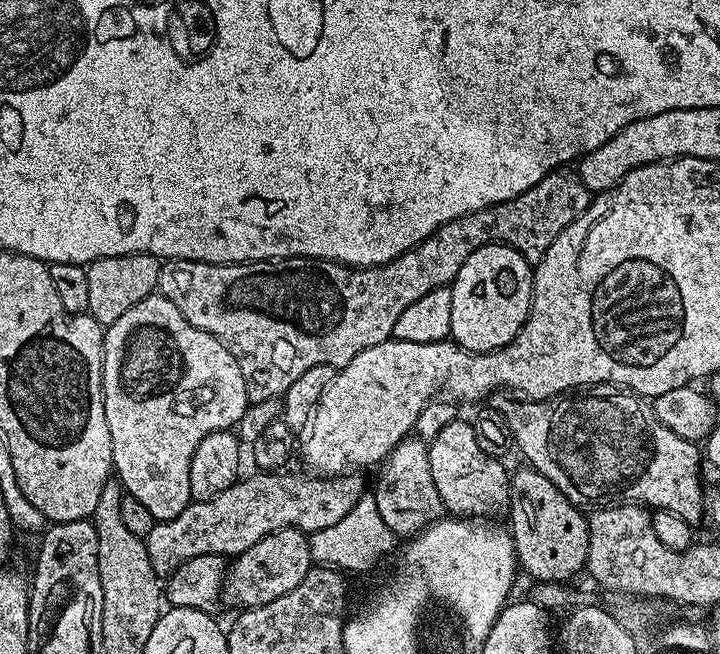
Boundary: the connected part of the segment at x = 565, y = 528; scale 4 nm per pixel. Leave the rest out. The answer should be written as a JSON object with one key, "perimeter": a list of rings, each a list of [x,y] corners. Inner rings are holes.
{"perimeter":[[[523,466],[510,476],[510,513],[512,524],[510,531],[516,547],[516,558],[519,567],[533,581],[561,584],[571,581],[571,576],[585,571],[588,563],[588,516],[576,509],[577,505],[558,490],[541,472],[531,466]]]}

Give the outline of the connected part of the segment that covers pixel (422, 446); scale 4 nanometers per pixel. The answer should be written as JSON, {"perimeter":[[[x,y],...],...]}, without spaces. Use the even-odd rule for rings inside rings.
{"perimeter":[[[415,438],[399,440],[391,454],[383,460],[380,470],[374,489],[378,511],[382,513],[386,526],[390,526],[398,538],[411,538],[445,515],[438,486],[434,486],[434,478],[430,475],[428,444],[425,441]]]}

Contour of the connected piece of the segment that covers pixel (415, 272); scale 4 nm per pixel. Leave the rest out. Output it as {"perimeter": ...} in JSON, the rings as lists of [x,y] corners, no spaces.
{"perimeter":[[[557,170],[546,174],[546,178],[542,178],[542,182],[538,182],[538,186],[530,186],[530,190],[526,190],[526,194],[518,194],[518,198],[510,198],[501,204],[495,204],[489,208],[466,214],[462,218],[454,218],[450,222],[446,222],[421,244],[382,266],[348,268],[345,264],[337,264],[334,260],[314,260],[311,256],[289,256],[287,260],[251,260],[249,264],[207,264],[197,260],[166,260],[161,263],[156,286],[159,295],[174,302],[174,306],[178,306],[178,310],[182,310],[185,314],[191,314],[188,316],[190,326],[198,326],[198,330],[206,330],[206,334],[214,334],[214,338],[218,338],[218,342],[222,342],[222,346],[226,346],[226,350],[230,350],[230,354],[234,354],[234,358],[238,362],[238,370],[244,372],[244,381],[250,393],[251,403],[257,404],[266,398],[274,398],[275,396],[283,397],[284,391],[290,386],[294,386],[294,381],[300,375],[306,374],[306,370],[310,370],[310,366],[334,366],[339,370],[346,367],[350,358],[362,354],[362,350],[370,350],[370,346],[391,340],[394,322],[398,322],[398,314],[402,314],[402,310],[406,310],[406,306],[410,306],[410,302],[418,302],[418,298],[422,298],[422,294],[430,294],[430,290],[435,288],[449,287],[452,279],[458,274],[458,270],[462,270],[462,262],[466,262],[466,258],[470,258],[470,254],[474,254],[474,250],[487,244],[508,244],[514,250],[521,252],[528,259],[529,264],[536,265],[542,258],[542,254],[546,254],[546,250],[550,250],[550,242],[554,242],[554,238],[558,238],[558,234],[562,234],[562,230],[566,230],[566,226],[570,226],[570,222],[574,222],[589,206],[588,187],[580,181],[580,177],[575,171],[568,171],[572,170]]]}

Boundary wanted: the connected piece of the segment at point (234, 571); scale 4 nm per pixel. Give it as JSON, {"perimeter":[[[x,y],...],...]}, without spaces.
{"perimeter":[[[283,528],[280,532],[271,532],[227,565],[223,595],[230,603],[240,604],[241,609],[269,604],[274,598],[282,598],[282,594],[290,594],[313,567],[308,536],[296,528]]]}

